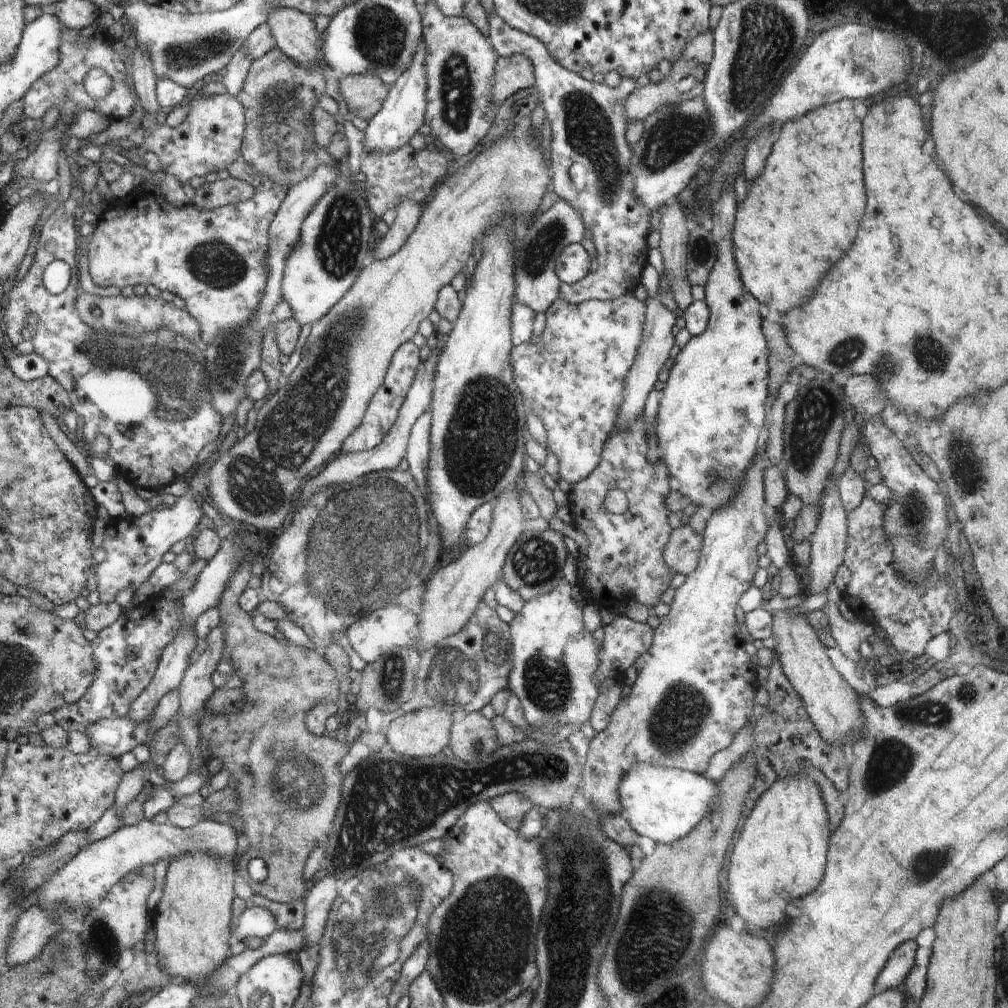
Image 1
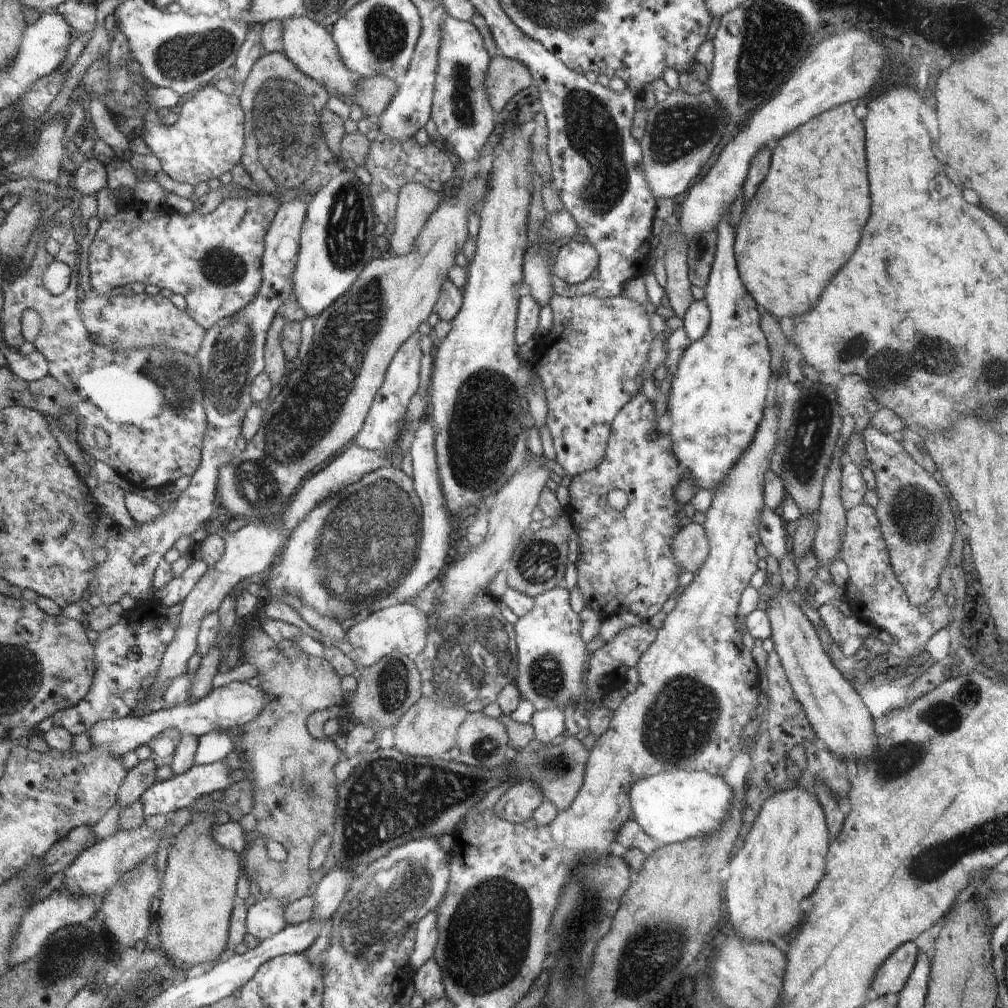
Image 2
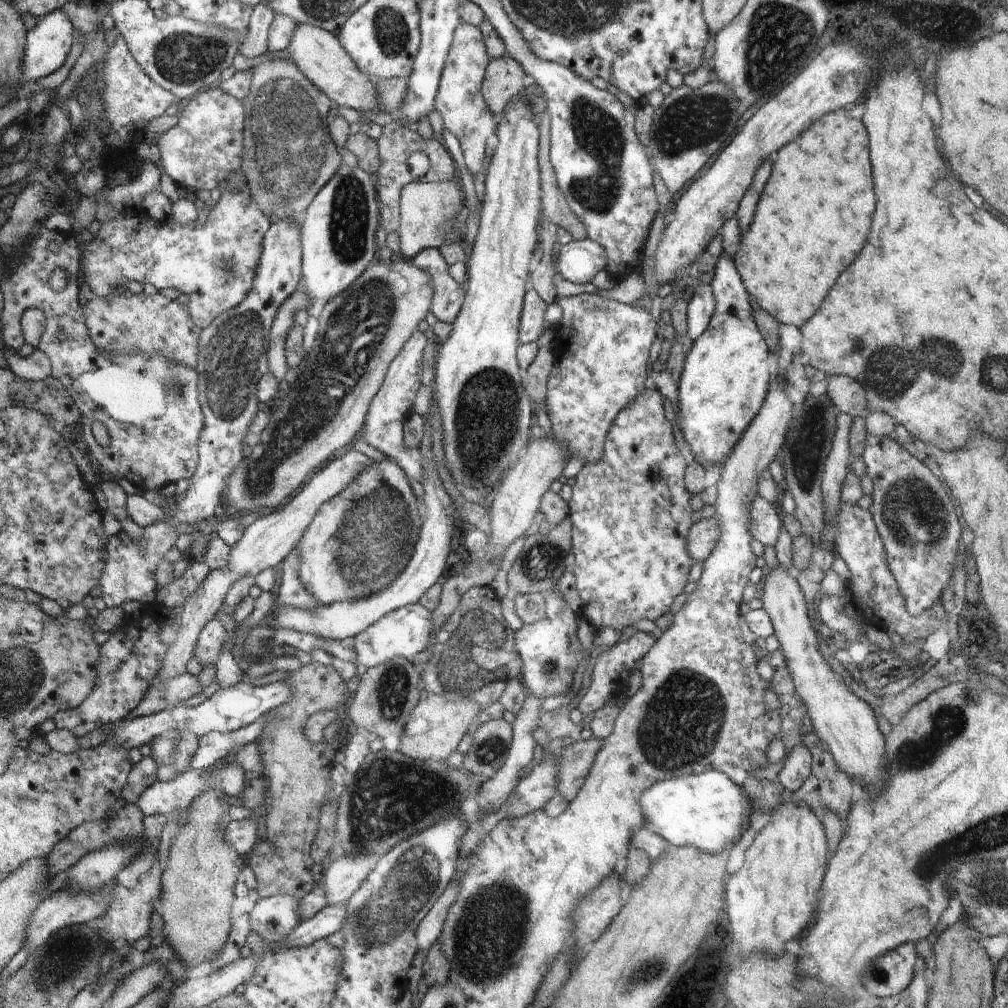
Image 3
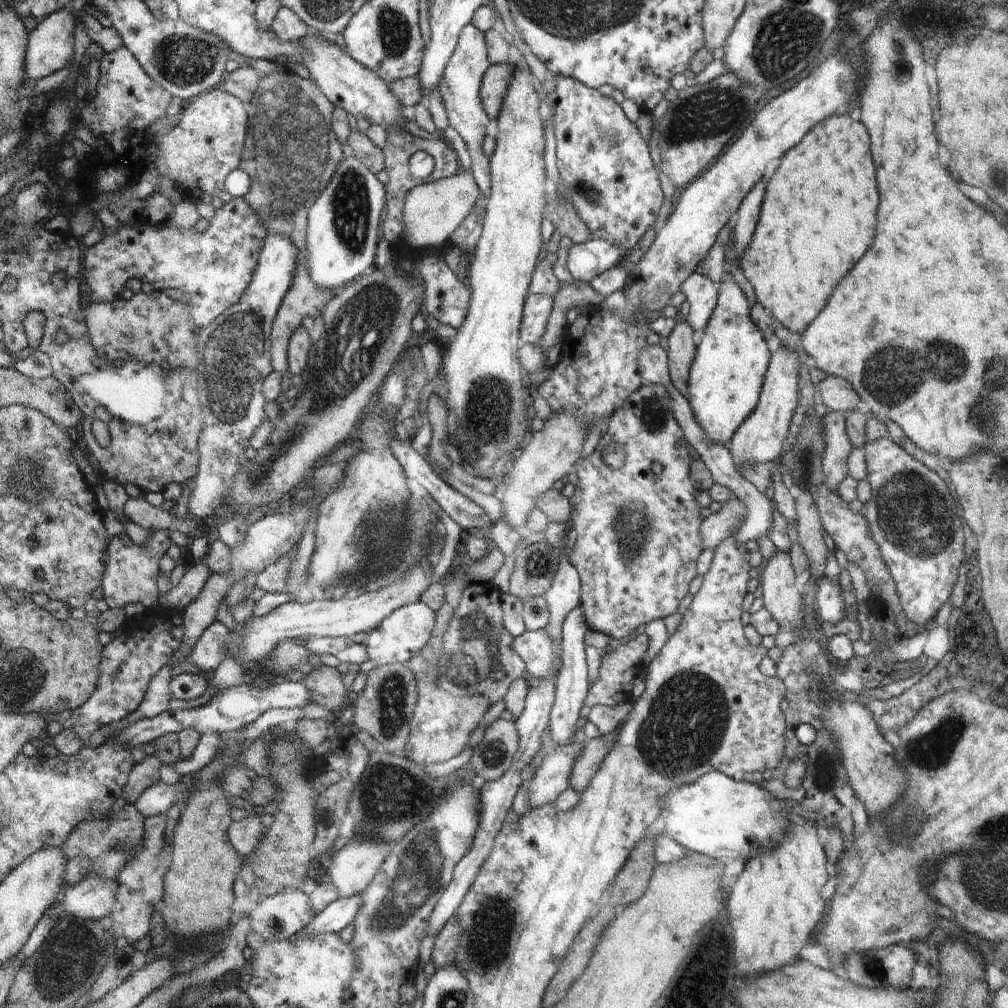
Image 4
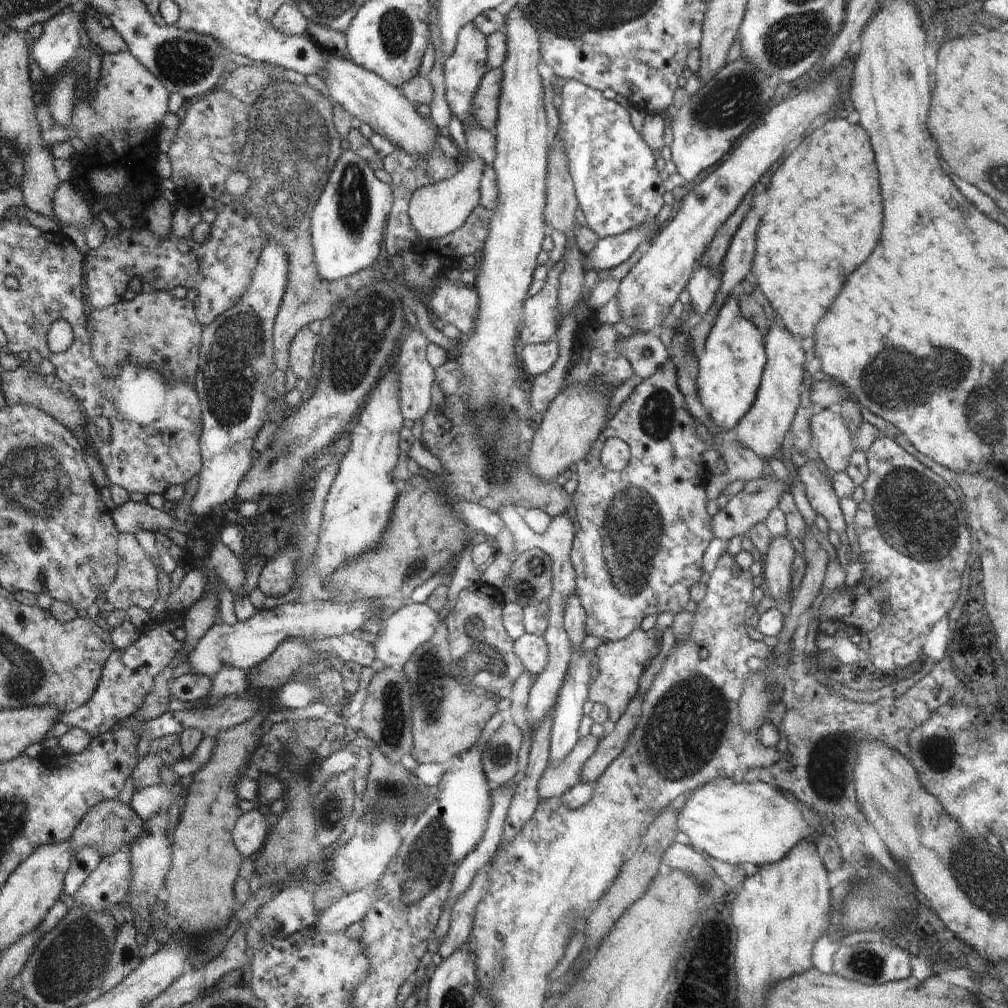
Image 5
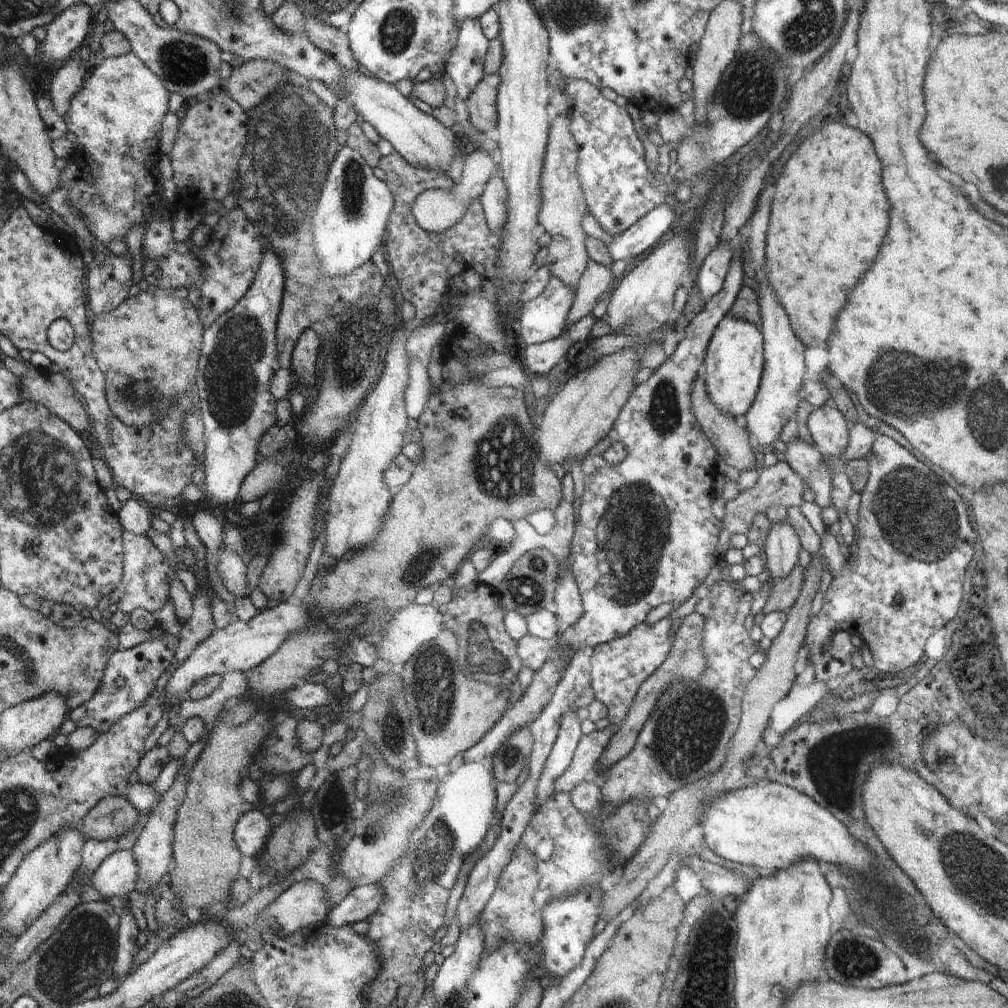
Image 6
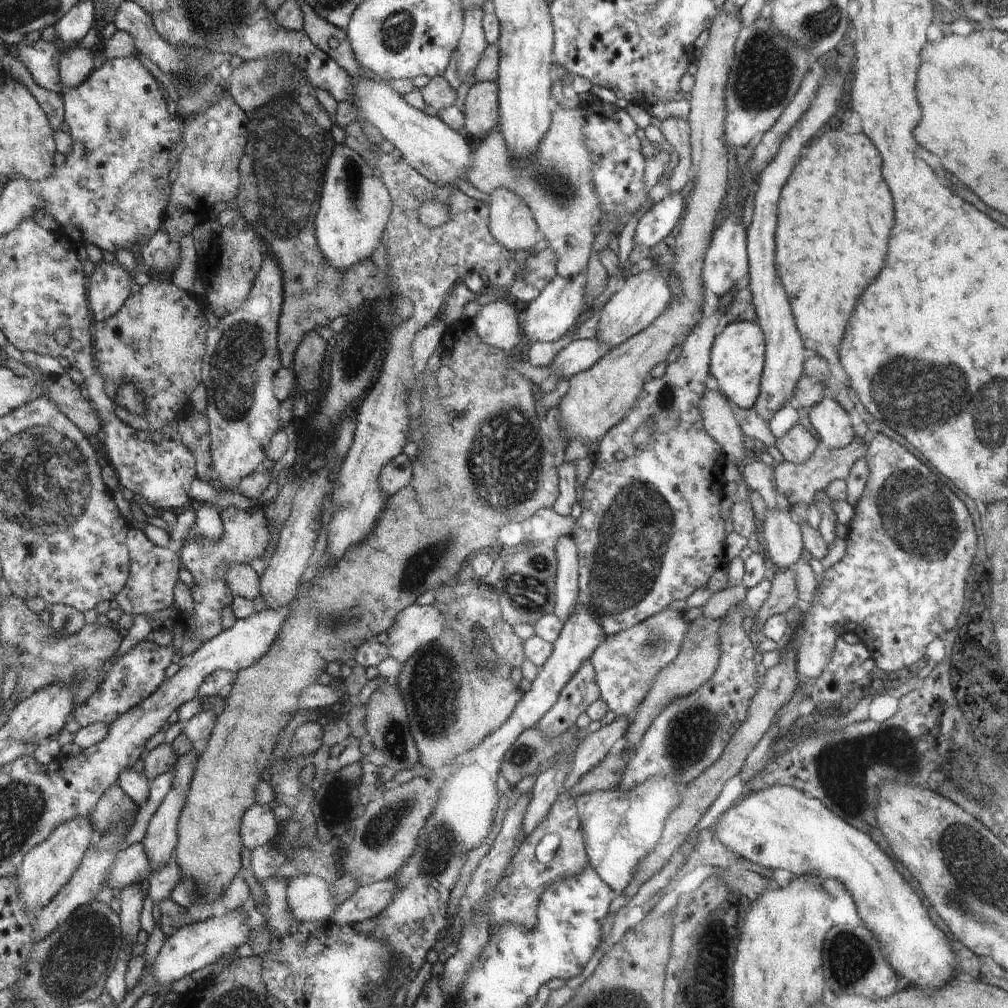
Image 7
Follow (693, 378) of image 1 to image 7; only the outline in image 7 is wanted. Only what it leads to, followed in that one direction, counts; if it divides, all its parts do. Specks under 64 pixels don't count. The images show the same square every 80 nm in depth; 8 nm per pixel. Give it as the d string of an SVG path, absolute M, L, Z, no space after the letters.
M734 321L716 335L715 344L711 348L710 373L721 388L721 394L731 405L740 408L752 408L760 394L760 381L766 366L766 335L756 322Z

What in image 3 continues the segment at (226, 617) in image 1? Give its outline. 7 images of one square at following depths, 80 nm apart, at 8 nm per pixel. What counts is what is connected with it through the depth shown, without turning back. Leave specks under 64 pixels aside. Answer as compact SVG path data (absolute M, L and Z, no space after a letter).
M317 661L310 662L308 665L302 665L300 669L297 671L293 671L291 676L286 678L286 682L289 685L292 685L293 688L293 698L282 707L276 709L278 711L275 712L275 716L278 717L276 719L271 720L270 726L266 728L265 734L262 736L261 744L262 744L262 754L264 757L264 778L266 780L267 788L267 804L270 806L270 821L269 821L269 831L268 831L268 841L260 842L258 841L255 845L255 850L252 854L246 856L246 864L249 864L253 873L256 875L257 880L260 882L257 886L257 892L260 897L271 897L274 895L292 895L297 899L301 899L304 895L310 895L311 891L314 891L317 887L316 883L316 861L315 857L312 856L312 847L315 844L315 840L319 834L320 827L322 826L322 812L324 806L330 803L332 792L337 792L340 788L336 780L332 780L332 772L336 772L336 752L338 750L338 744L335 741L324 742L322 746L320 743L311 743L303 733L303 726L306 722L307 718L312 716L312 713L316 713L318 711L328 711L328 710L338 710L343 712L343 709L348 706L350 703L351 694L348 691L348 685L344 682L343 676L332 666L332 665L323 665Z

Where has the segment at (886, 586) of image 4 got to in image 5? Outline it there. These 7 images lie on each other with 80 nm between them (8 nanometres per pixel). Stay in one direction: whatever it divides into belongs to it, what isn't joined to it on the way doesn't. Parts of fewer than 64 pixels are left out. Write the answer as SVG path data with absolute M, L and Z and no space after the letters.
M810 457L809 461L797 470L799 480L805 487L810 506L826 518L832 531L838 533L846 529L846 523L840 509L839 497L831 484L832 472L824 466L822 460Z

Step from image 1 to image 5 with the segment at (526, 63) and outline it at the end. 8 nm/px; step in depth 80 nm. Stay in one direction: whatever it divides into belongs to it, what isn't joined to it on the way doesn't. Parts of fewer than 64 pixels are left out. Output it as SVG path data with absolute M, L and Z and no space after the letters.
M501 68L488 70L472 100L472 108L474 108L476 120L478 120L478 126L485 128L488 132L493 132L497 125L496 108L499 108L503 79Z

